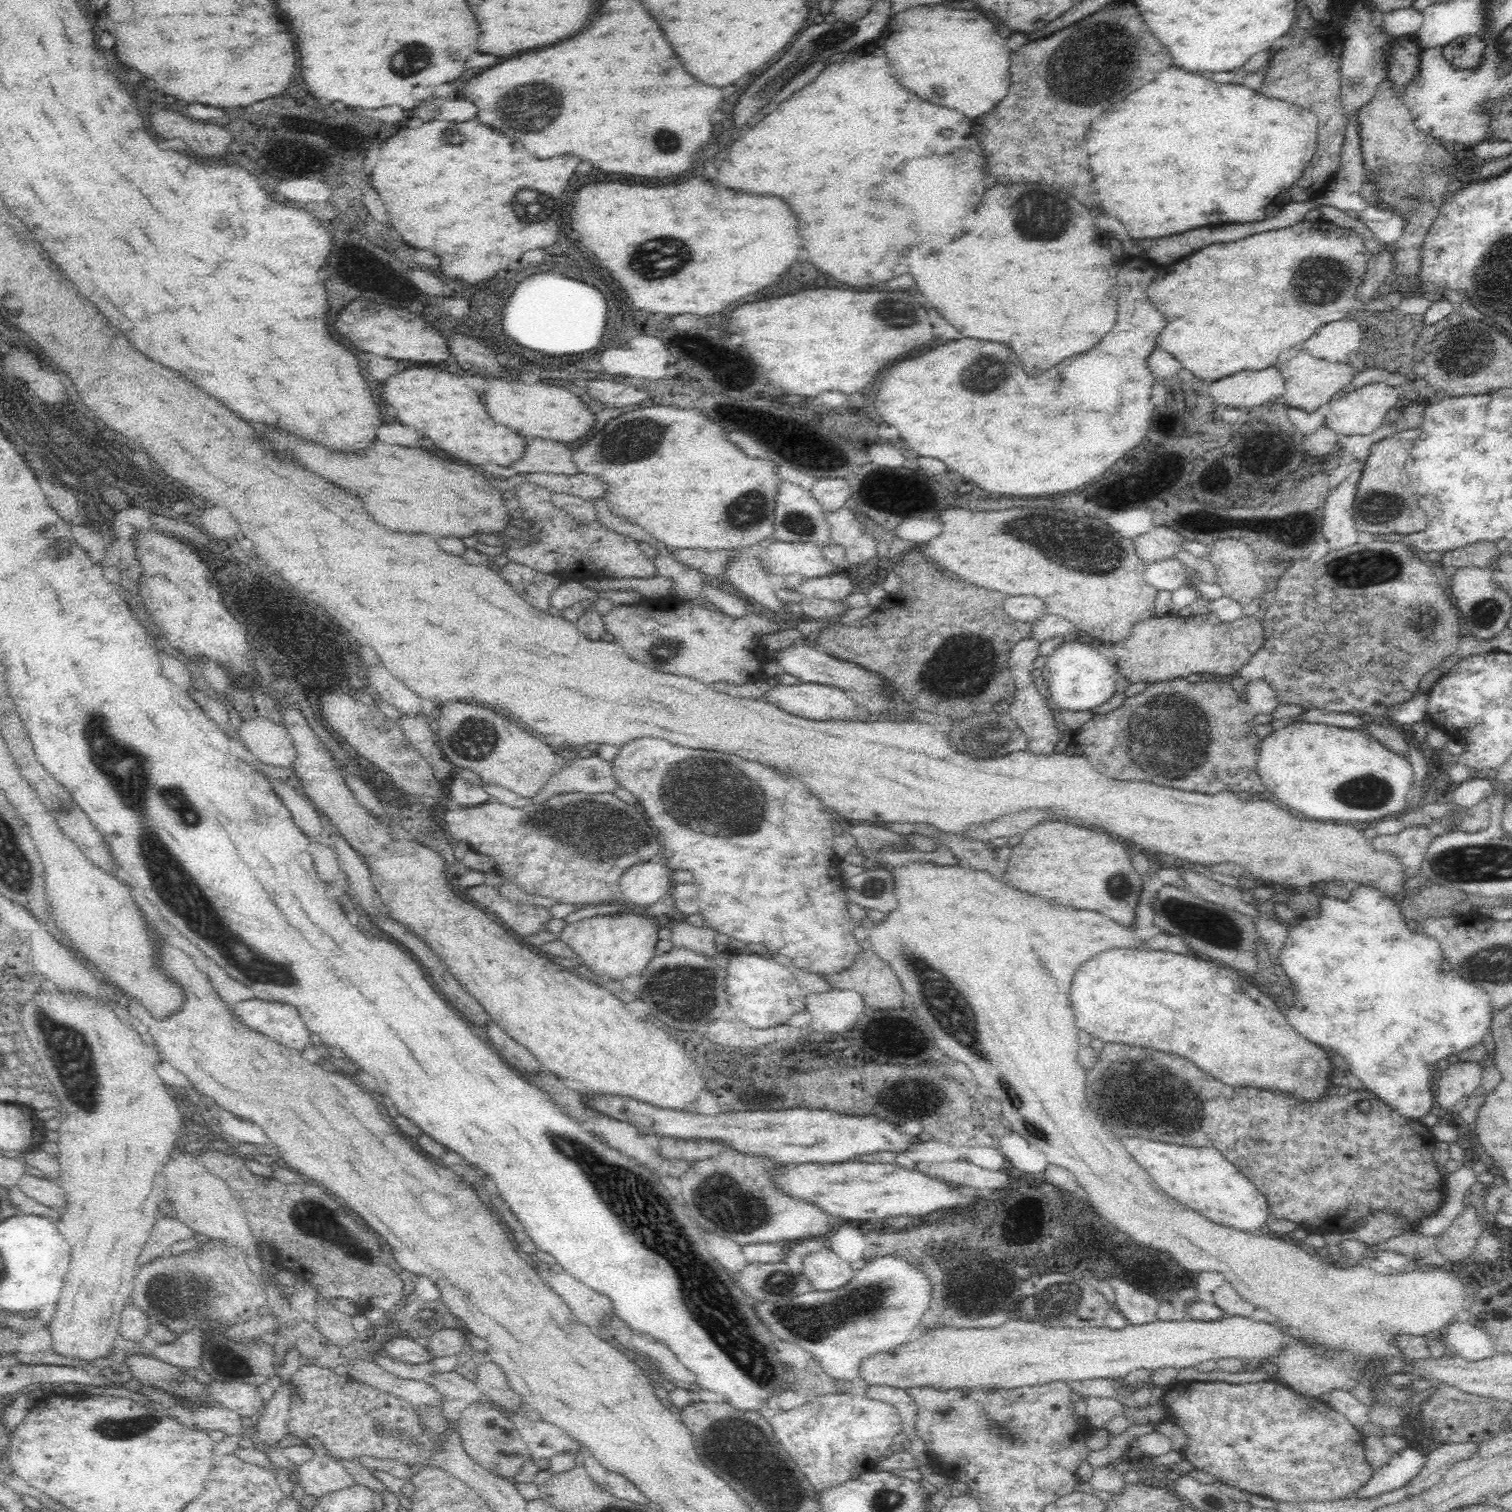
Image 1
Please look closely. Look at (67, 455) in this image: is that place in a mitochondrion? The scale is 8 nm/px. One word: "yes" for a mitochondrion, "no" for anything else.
yes

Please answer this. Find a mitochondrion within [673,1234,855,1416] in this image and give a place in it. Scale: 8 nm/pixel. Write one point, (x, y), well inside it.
(779, 1286)

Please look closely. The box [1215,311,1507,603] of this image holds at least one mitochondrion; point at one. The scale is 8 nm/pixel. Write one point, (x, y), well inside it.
(1473, 350)

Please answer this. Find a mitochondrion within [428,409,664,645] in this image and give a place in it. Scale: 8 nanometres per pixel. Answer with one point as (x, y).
(637, 444)

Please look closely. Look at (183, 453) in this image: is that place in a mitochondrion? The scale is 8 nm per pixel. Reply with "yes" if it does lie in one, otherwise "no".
no

